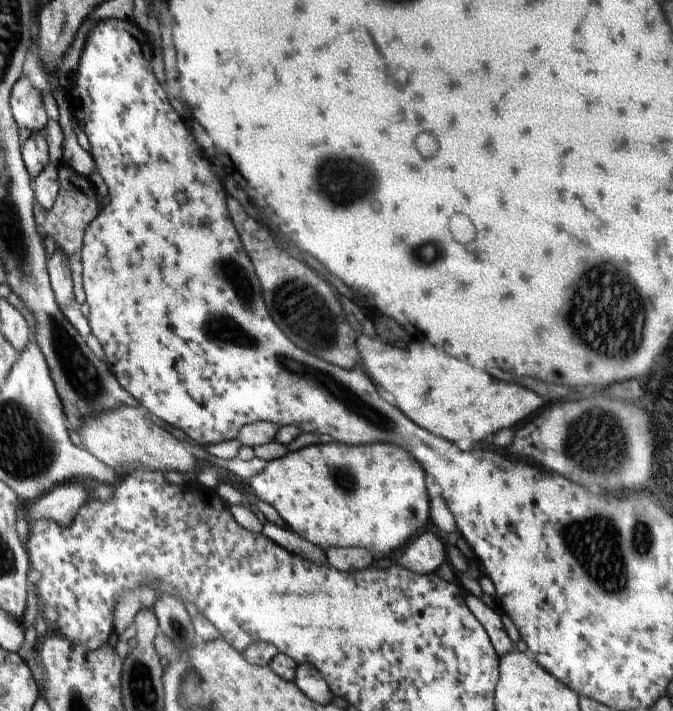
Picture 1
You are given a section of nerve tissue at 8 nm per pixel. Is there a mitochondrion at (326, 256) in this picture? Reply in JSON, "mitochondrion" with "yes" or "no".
{"mitochondrion":"no"}

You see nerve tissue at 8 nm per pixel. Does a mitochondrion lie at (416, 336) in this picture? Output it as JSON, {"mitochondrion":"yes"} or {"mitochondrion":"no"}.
{"mitochondrion":"no"}

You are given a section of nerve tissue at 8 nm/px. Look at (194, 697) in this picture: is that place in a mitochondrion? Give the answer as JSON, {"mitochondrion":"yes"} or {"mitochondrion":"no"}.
{"mitochondrion":"yes"}

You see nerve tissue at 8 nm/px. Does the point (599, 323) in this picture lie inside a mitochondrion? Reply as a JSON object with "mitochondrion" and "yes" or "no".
{"mitochondrion":"yes"}

